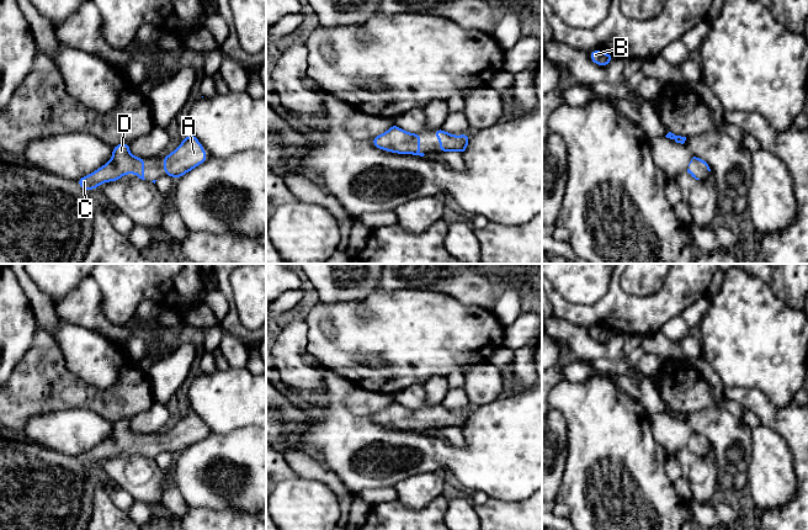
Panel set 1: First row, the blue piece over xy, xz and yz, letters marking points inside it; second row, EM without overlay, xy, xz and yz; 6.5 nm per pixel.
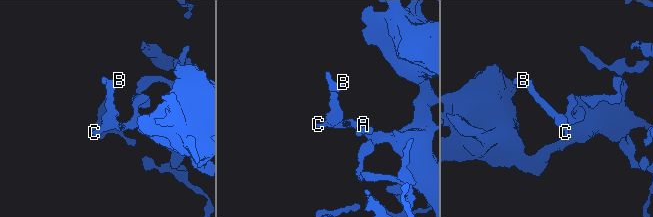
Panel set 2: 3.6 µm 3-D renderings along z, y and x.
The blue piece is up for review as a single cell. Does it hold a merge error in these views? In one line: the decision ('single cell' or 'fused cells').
single cell

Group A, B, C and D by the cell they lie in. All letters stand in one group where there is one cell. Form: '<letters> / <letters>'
A B C D

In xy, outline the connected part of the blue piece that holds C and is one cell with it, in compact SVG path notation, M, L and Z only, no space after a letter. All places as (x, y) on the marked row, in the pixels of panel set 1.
M121 143L113 147L112 159L108 163L76 181L87 192L103 182L118 181L124 174L135 174L139 179L145 180L144 161L145 158L131 154L129 143Z

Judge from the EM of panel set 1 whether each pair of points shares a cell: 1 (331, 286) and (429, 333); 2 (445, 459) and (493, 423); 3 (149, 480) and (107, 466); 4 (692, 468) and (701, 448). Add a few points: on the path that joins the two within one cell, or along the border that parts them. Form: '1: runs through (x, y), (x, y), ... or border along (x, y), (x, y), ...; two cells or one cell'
1: border along (378, 289), (361, 298), (329, 303); two cells
2: runs through (457, 459), (483, 435); one cell
3: runs through (139, 470), (133, 465), (117, 465); one cell
4: border along (700, 455), (706, 457); two cells

